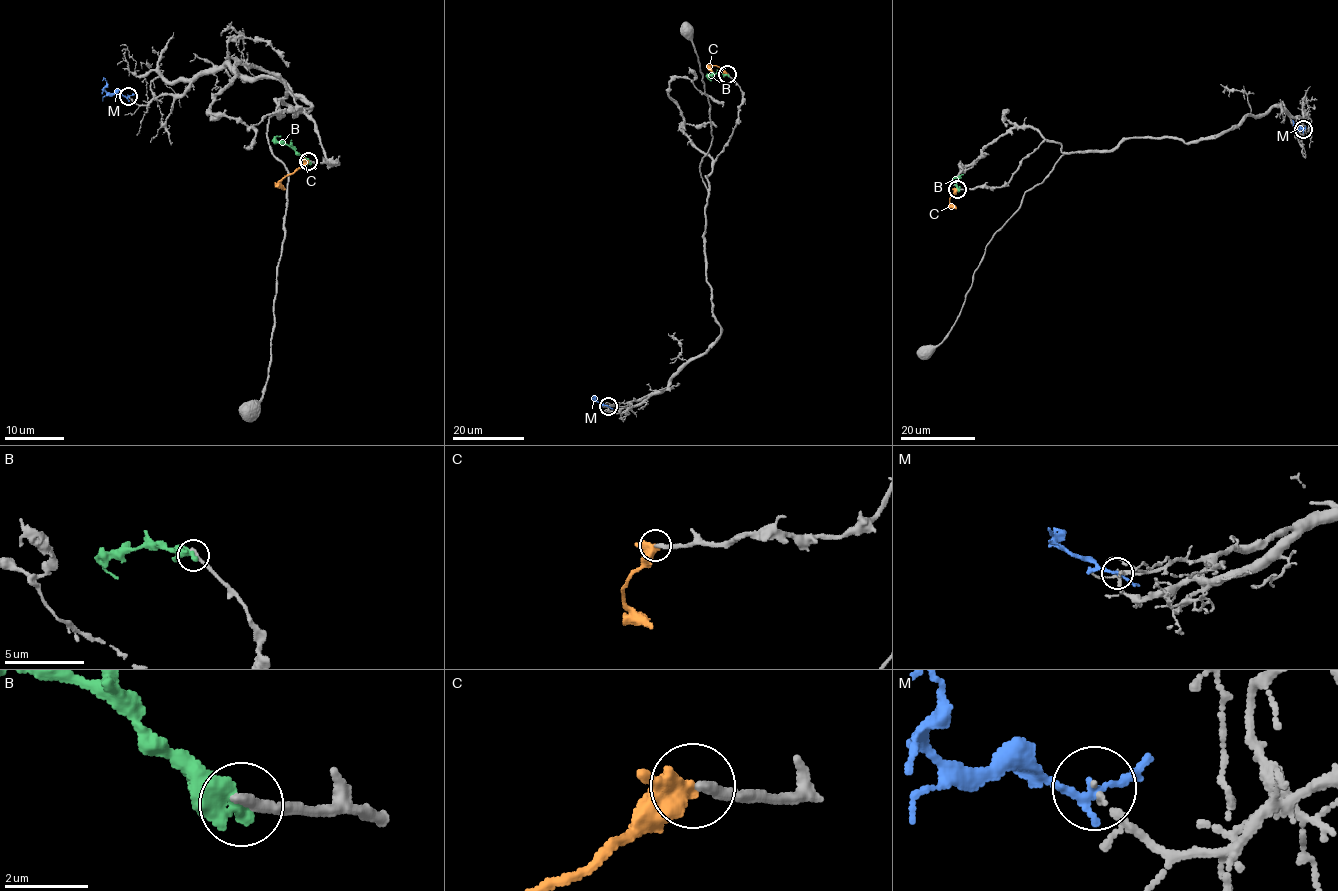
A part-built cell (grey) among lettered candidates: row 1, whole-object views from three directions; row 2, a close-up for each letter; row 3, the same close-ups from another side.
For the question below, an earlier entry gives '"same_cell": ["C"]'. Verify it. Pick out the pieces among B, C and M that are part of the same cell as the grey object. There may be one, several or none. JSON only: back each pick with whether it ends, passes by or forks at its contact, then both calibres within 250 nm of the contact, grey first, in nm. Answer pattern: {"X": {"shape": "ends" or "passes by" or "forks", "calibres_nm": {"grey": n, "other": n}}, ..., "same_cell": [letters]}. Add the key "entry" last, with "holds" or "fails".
{"C": {"shape": "ends", "calibres_nm": {"grey": 240, "other": 500}}, "same_cell": ["C"], "entry": "holds"}

